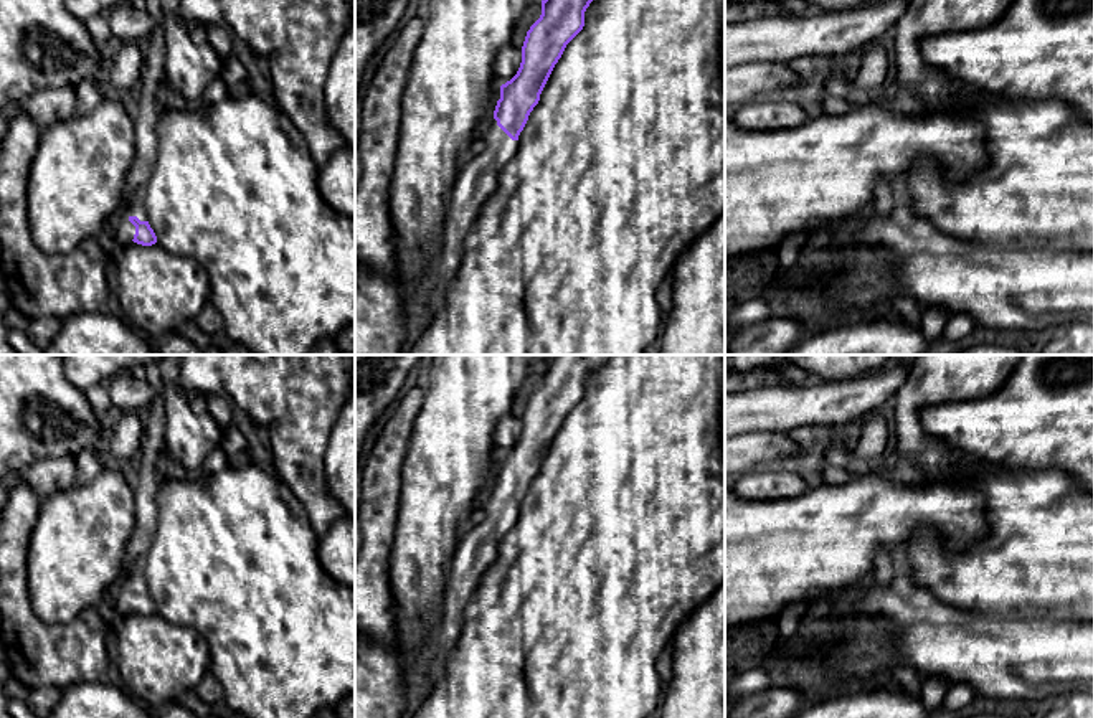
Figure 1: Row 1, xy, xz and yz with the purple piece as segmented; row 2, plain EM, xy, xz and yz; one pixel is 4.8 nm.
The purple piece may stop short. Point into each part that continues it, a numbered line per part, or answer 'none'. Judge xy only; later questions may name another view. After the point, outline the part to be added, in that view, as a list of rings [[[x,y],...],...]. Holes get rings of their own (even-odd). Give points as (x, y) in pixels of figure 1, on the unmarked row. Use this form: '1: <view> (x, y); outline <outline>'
1: xy (124, 603); outline [[[140,568],[134,569],[125,579],[121,581],[121,588],[116,598],[116,609],[121,616],[129,616],[134,611],[135,596],[129,591],[130,586],[137,586],[140,591],[147,591],[147,583]]]

